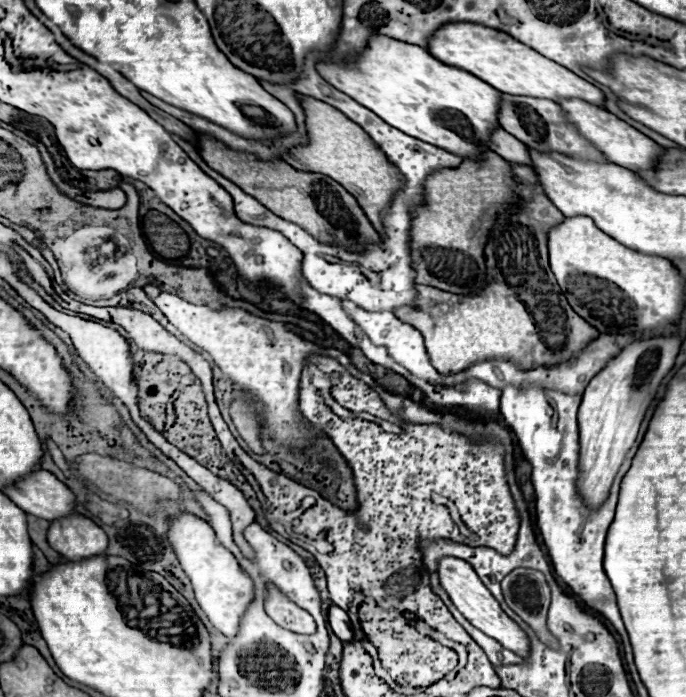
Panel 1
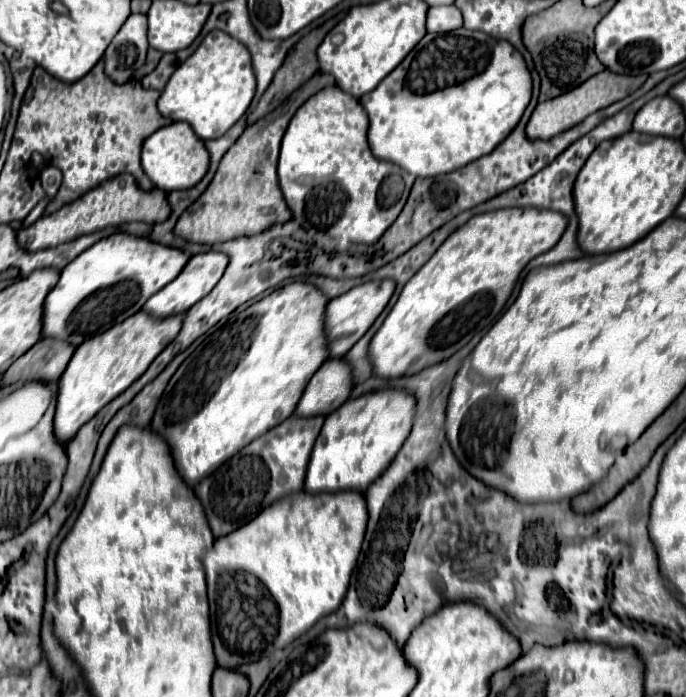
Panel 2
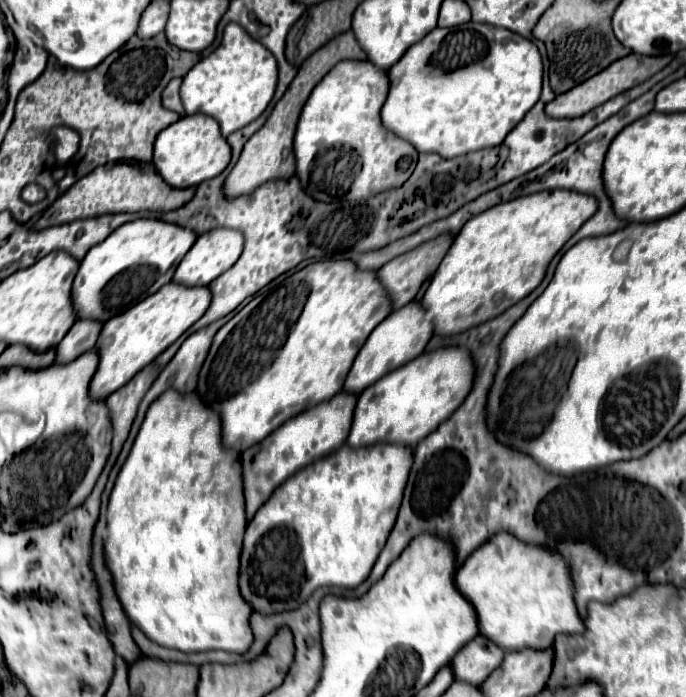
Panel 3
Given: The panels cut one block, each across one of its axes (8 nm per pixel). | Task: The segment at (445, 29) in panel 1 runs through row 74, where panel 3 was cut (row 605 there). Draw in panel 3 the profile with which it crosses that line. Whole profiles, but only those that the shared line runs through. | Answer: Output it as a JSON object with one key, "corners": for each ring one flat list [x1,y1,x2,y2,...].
{"corners":[[508,532,494,534,472,552,456,572,458,590,478,612,480,634,494,640,506,652,522,648,548,648,560,632,582,634,584,620,574,602,572,574,560,552,524,544]]}

